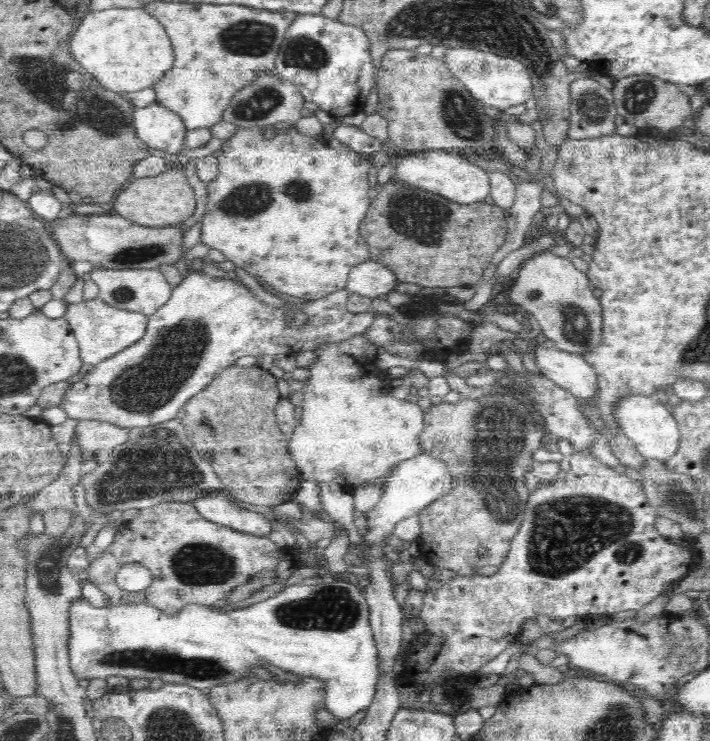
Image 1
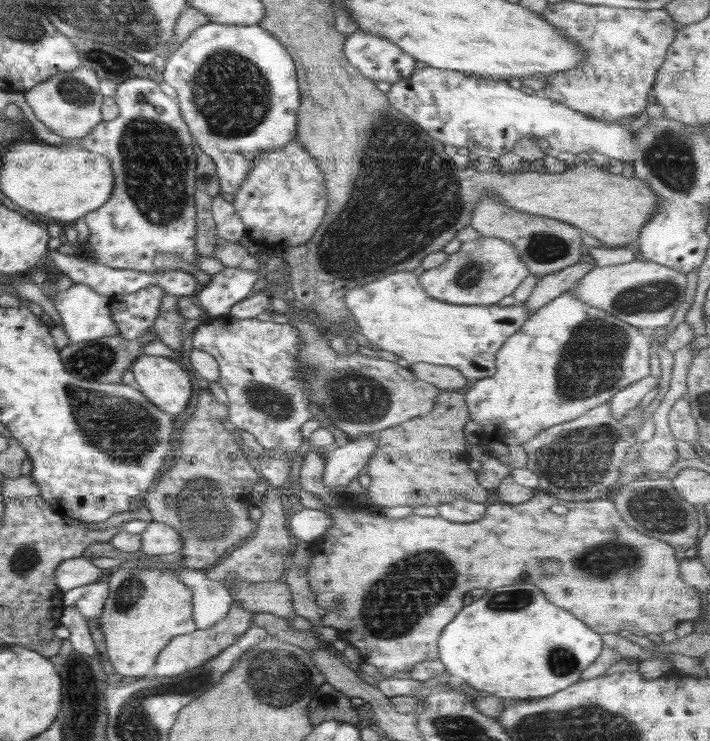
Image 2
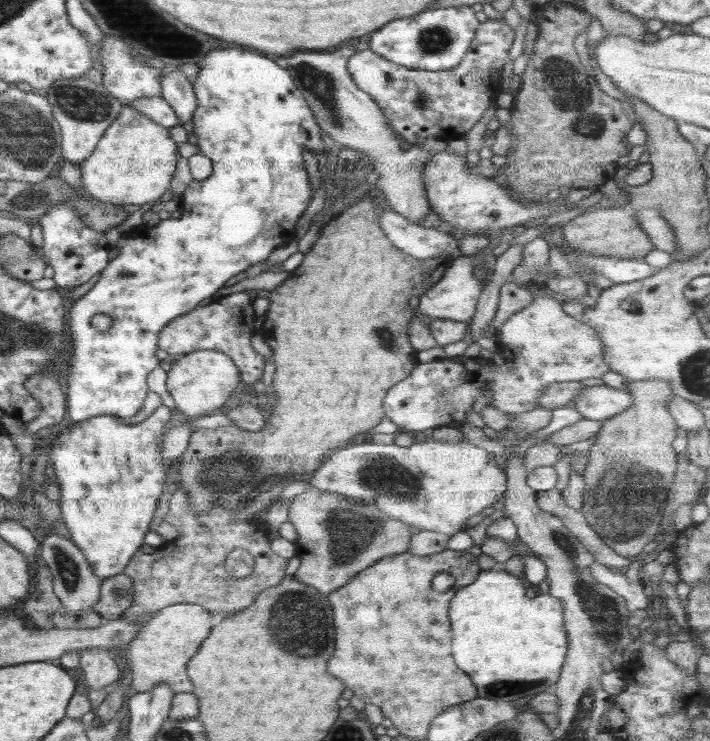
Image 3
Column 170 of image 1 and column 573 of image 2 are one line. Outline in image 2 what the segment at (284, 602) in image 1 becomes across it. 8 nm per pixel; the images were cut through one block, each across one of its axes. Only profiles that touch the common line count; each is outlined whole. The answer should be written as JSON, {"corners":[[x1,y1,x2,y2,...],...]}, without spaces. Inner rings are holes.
{"corners":[[520,582,520,584,496,588,496,590,486,590,486,594,484,594,482,598,478,598,478,600,472,602,470,606,464,606,462,612,442,630,442,638,438,640,438,658,442,658,442,664,446,666,446,670,448,670,450,674,456,674,456,676,460,676,462,680,468,680,468,684,470,684,472,688,476,688,476,690,486,690,486,692,490,692,490,694,494,694,500,699,513,703,516,702,516,700,544,698,544,696,553,695,555,692,572,686,572,684,580,680,582,671,586,670,586,668,598,658,603,647,602,637,594,629,584,624,581,620,578,620,578,618,568,612,568,610,559,608,556,604,549,602,534,584]]}

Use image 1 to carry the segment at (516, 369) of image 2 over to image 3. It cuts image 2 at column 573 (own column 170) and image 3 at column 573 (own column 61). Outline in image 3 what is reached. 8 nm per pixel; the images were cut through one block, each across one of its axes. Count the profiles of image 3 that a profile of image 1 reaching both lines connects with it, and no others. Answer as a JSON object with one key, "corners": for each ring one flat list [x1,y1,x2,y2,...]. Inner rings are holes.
{"corners":[[608,385,585,387,572,405,588,420,608,420,628,406,632,406,634,397,628,393,626,386,618,389]]}

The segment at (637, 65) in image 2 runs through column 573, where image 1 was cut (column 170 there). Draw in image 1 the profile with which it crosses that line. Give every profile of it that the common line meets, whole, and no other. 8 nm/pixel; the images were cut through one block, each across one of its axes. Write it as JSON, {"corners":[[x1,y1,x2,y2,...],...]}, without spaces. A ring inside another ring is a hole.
{"corners":[[184,2,146,3,142,7,152,14,168,34,175,53,175,62,170,71,154,84,156,100,162,106,178,113,187,130,210,128,221,122,221,114,238,90,258,78,258,74,274,73,282,41,290,24,297,18,292,12,266,11,238,4,198,4]]}

